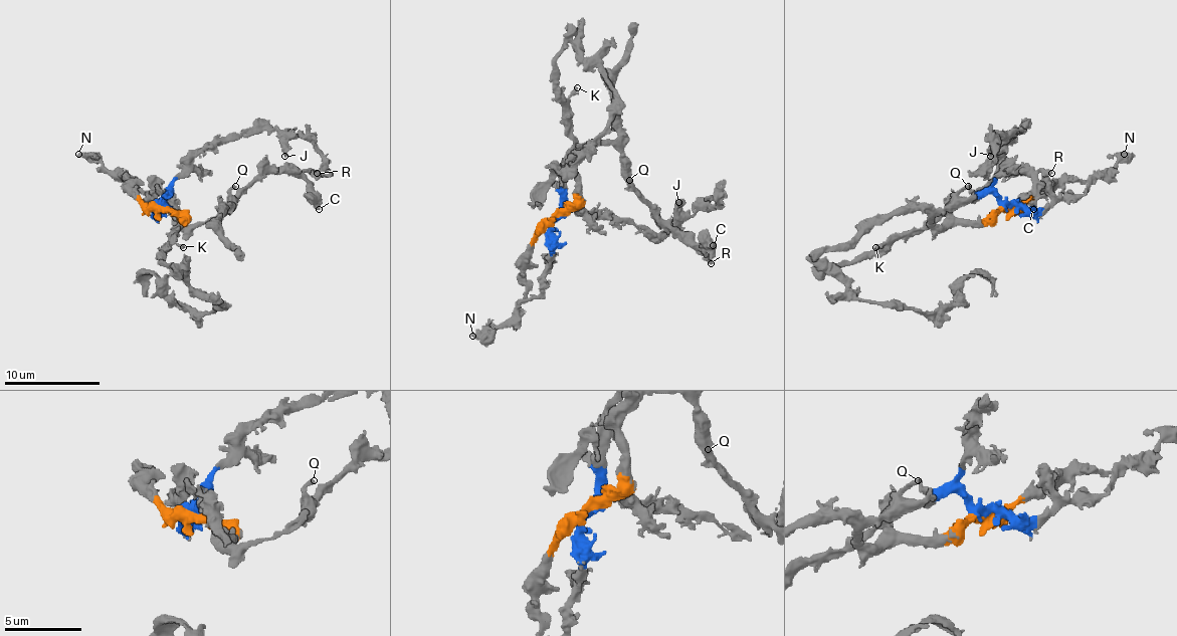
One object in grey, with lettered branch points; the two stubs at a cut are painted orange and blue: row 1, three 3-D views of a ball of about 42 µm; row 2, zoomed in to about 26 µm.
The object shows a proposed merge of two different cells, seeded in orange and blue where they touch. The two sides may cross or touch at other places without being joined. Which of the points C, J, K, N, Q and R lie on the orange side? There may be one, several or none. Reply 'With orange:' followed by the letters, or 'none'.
With orange: C, Q, R

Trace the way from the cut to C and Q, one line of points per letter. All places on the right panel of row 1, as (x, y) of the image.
C: (1006, 207), (990, 221), (933, 221), (1006, 174), (1025, 174), (1033, 183), (1033, 209)
Q: (1006, 207), (990, 221), (952, 221), (937, 226), (933, 219), (968, 185)

